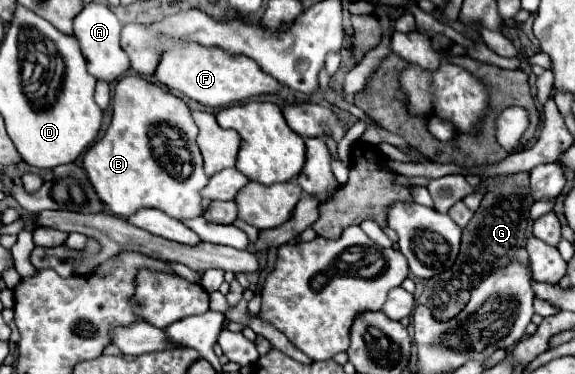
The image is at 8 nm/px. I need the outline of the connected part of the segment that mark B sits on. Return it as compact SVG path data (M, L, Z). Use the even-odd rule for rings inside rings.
M122 77L116 83L114 115L106 135L84 155L84 169L100 201L120 219L138 209L160 209L174 219L194 219L204 213L200 191L208 185L202 155L196 145L198 127L186 103L142 77ZM160 125L176 127L176 135L152 131Z

